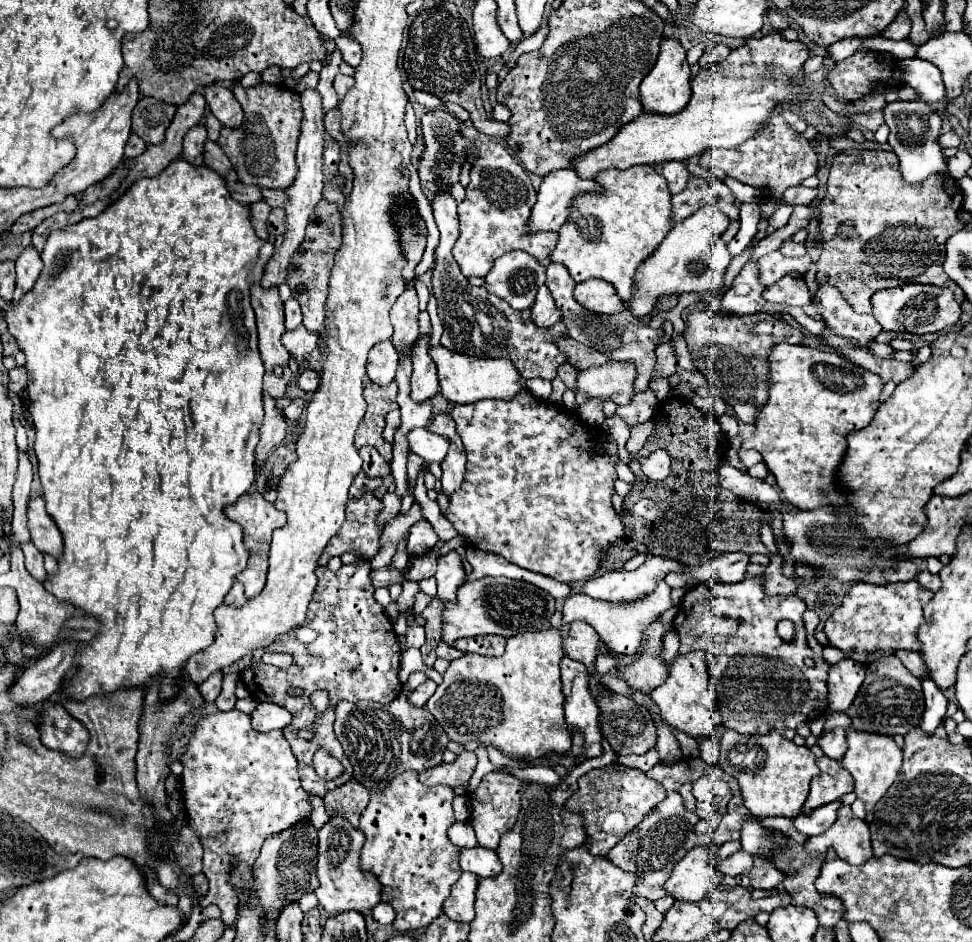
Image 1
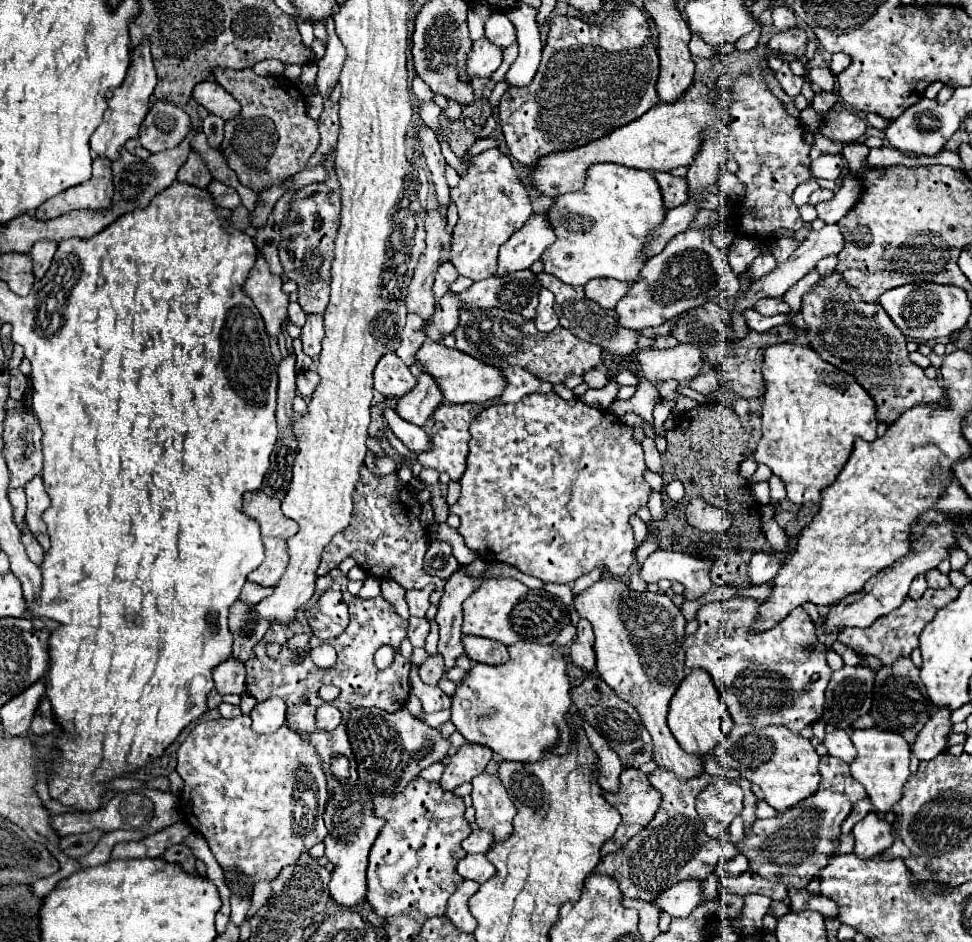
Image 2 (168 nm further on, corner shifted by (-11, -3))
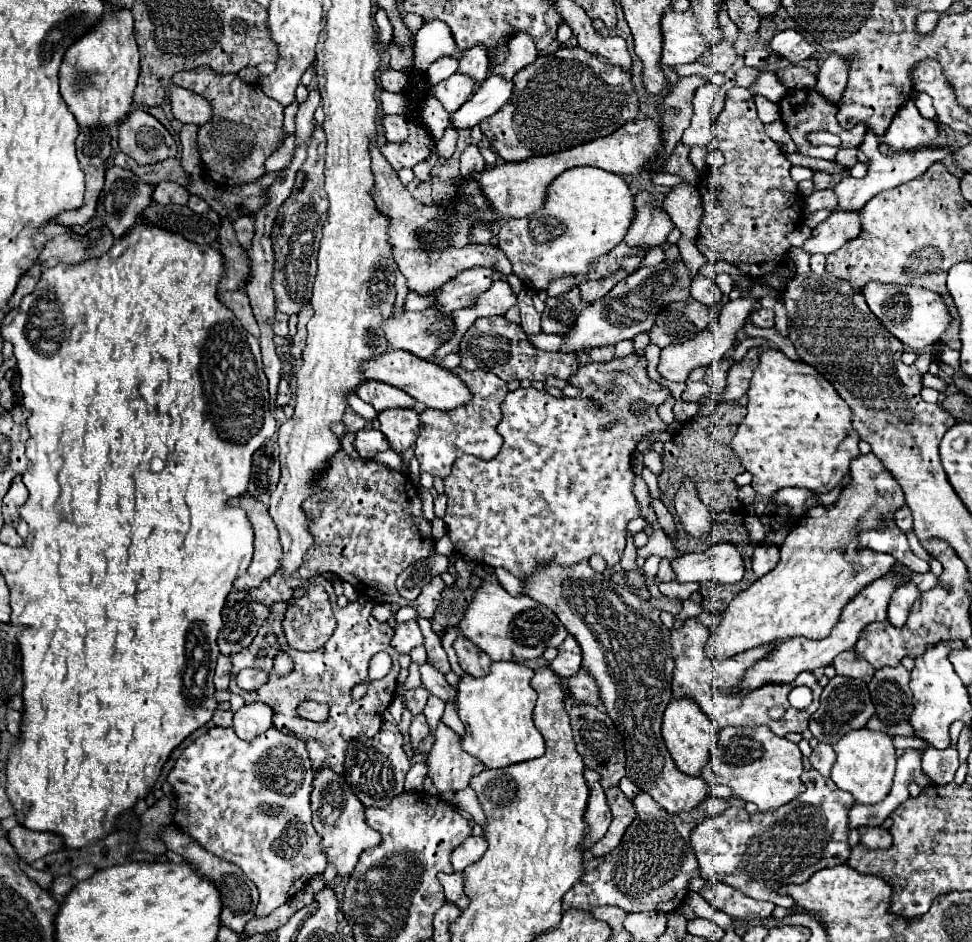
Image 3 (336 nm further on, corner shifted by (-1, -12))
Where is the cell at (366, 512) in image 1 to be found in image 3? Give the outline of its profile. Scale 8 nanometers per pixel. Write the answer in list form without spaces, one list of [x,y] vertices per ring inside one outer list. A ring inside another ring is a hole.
[[[340,452],[330,460],[320,486],[326,488],[332,498],[320,500],[320,496],[314,496],[302,506],[312,518],[310,532],[314,536],[314,546],[310,546],[306,552],[302,568],[288,580],[276,572],[248,594],[264,606],[288,602],[292,598],[294,584],[300,586],[314,574],[332,572],[340,580],[350,582],[360,596],[366,596],[372,602],[396,602],[400,606],[412,606],[418,610],[420,618],[432,618],[434,610],[438,608],[440,594],[446,588],[442,578],[436,576],[416,600],[406,600],[396,590],[398,574],[412,562],[430,556],[430,550],[434,548],[432,536],[422,530],[422,526],[430,526],[430,522],[422,518],[418,488],[412,484],[412,480],[374,460],[350,460],[344,452]]]

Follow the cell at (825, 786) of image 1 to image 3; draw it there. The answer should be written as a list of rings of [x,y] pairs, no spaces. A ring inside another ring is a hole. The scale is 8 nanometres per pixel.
[[[808,770],[802,774],[802,782],[806,790],[790,800],[786,806],[770,812],[748,814],[740,808],[728,808],[716,818],[704,818],[690,834],[690,844],[700,862],[702,876],[708,882],[724,882],[730,884],[756,900],[770,900],[776,906],[792,908],[792,898],[782,898],[778,890],[786,884],[802,884],[810,880],[810,876],[822,868],[832,868],[850,856],[848,846],[848,812],[854,806],[854,798],[850,792],[838,790],[832,778],[824,778],[818,770]]]

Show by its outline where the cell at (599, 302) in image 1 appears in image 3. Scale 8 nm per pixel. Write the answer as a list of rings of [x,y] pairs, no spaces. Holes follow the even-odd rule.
[[[620,270],[620,272],[616,272],[616,274],[608,276],[608,278],[602,278],[602,280],[586,280],[586,282],[580,284],[580,296],[582,296],[584,302],[592,304],[598,298],[606,296],[614,288],[614,284],[620,282],[620,280],[624,280],[626,276],[628,276],[628,272]]]

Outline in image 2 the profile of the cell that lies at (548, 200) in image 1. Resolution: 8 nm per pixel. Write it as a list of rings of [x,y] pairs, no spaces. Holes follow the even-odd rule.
[[[544,213],[532,215],[530,221],[516,231],[498,251],[498,269],[496,277],[510,275],[520,269],[528,269],[534,261],[540,259],[544,249],[552,245],[554,233],[548,229],[548,221]]]

